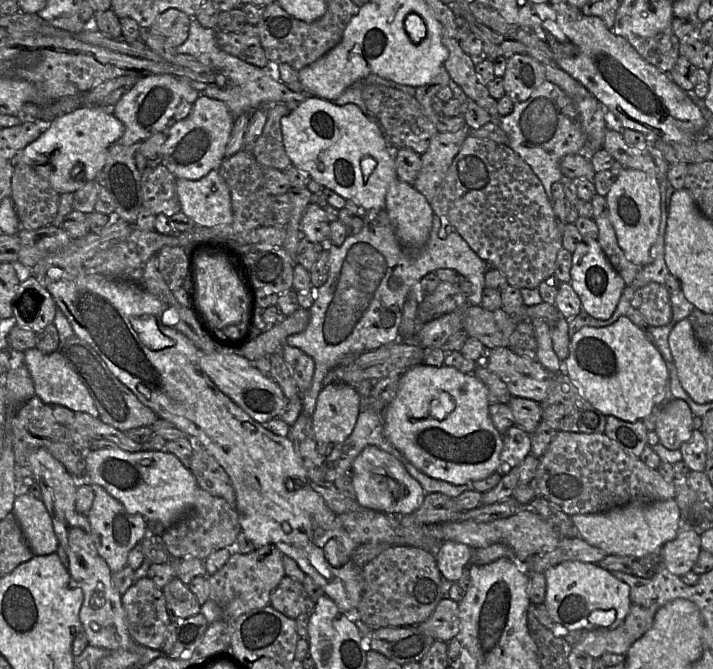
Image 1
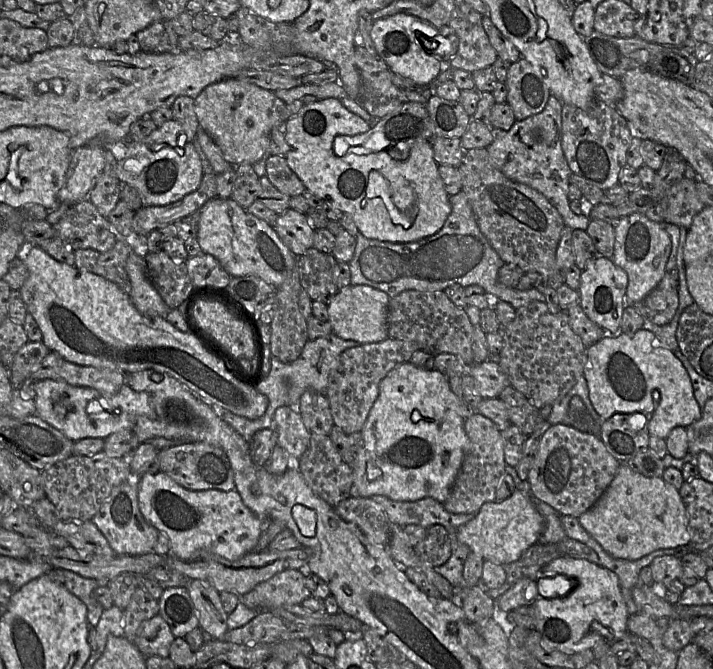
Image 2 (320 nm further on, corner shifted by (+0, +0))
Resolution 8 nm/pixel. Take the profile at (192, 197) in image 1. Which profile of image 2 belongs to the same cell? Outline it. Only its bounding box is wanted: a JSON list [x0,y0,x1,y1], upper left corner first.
[197,198,296,288]

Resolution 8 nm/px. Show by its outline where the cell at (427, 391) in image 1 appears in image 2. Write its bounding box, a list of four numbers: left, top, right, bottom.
[350,362,468,503]

